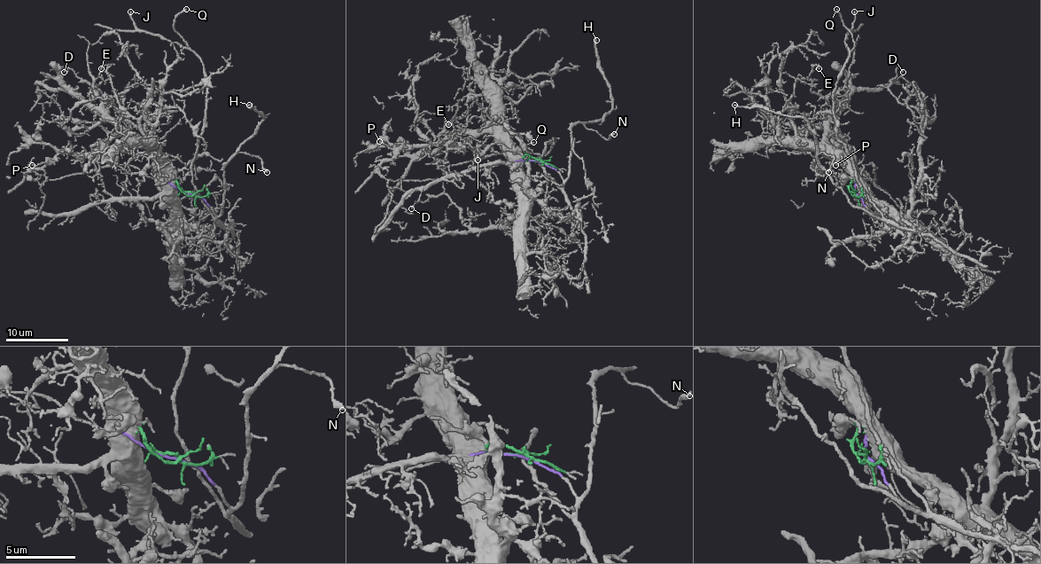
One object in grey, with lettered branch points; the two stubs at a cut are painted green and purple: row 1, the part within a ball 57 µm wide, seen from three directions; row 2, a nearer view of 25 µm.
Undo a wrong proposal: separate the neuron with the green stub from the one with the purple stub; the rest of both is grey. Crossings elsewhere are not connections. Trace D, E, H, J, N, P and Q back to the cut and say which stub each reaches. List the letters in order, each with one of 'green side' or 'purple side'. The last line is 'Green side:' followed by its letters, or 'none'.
D: green side
E: green side
H: purple side
J: purple side
N: purple side
P: green side
Q: purple side
Green side: D, E, P

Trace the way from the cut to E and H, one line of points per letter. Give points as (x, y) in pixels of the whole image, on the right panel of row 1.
E: (855, 192), (849, 190), (850, 174), (798, 137), (789, 119), (796, 83), (804, 78), (814, 64), (819, 69)
H: (855, 192), (873, 215), (852, 204), (822, 166), (818, 159), (816, 137), (804, 119), (761, 106), (734, 105)

